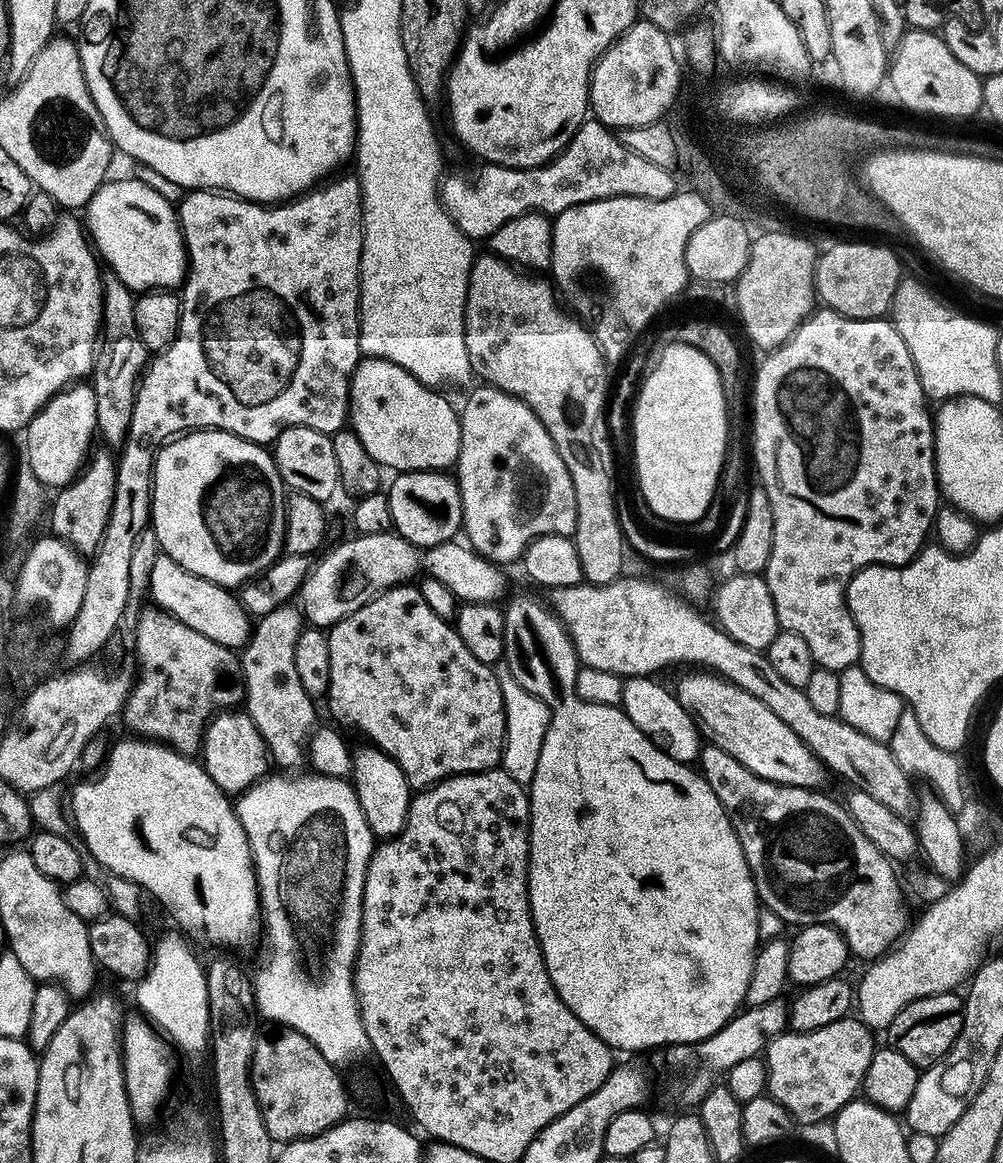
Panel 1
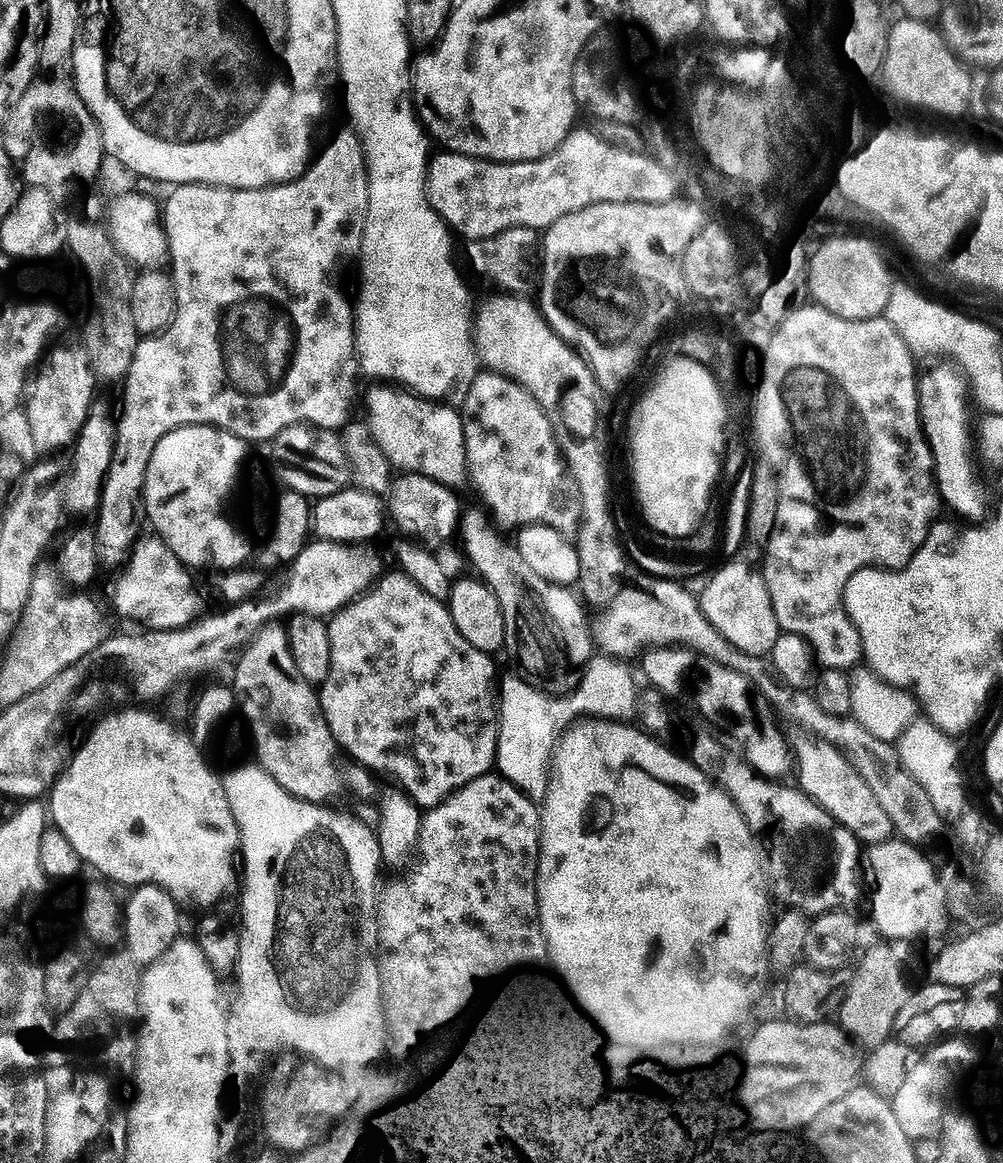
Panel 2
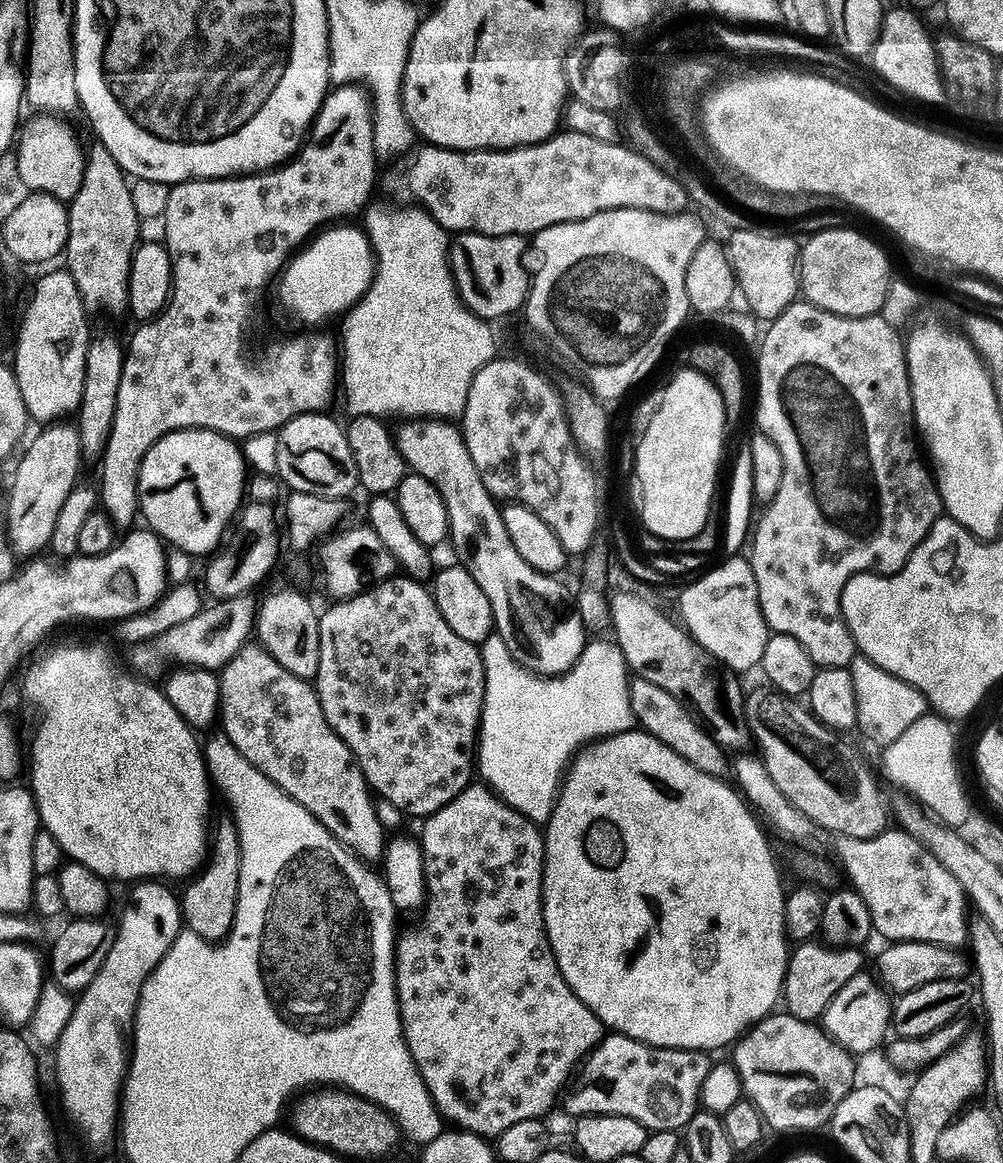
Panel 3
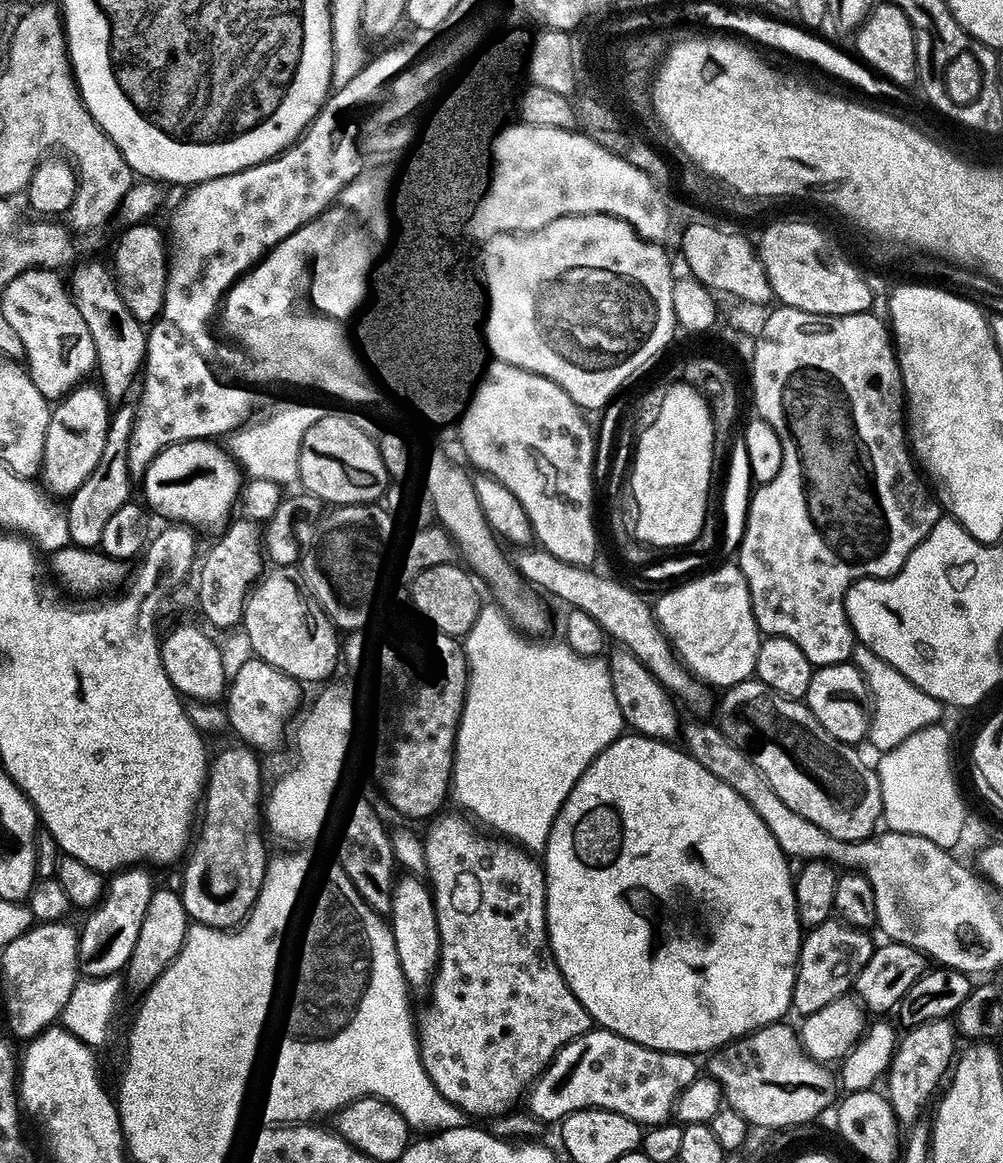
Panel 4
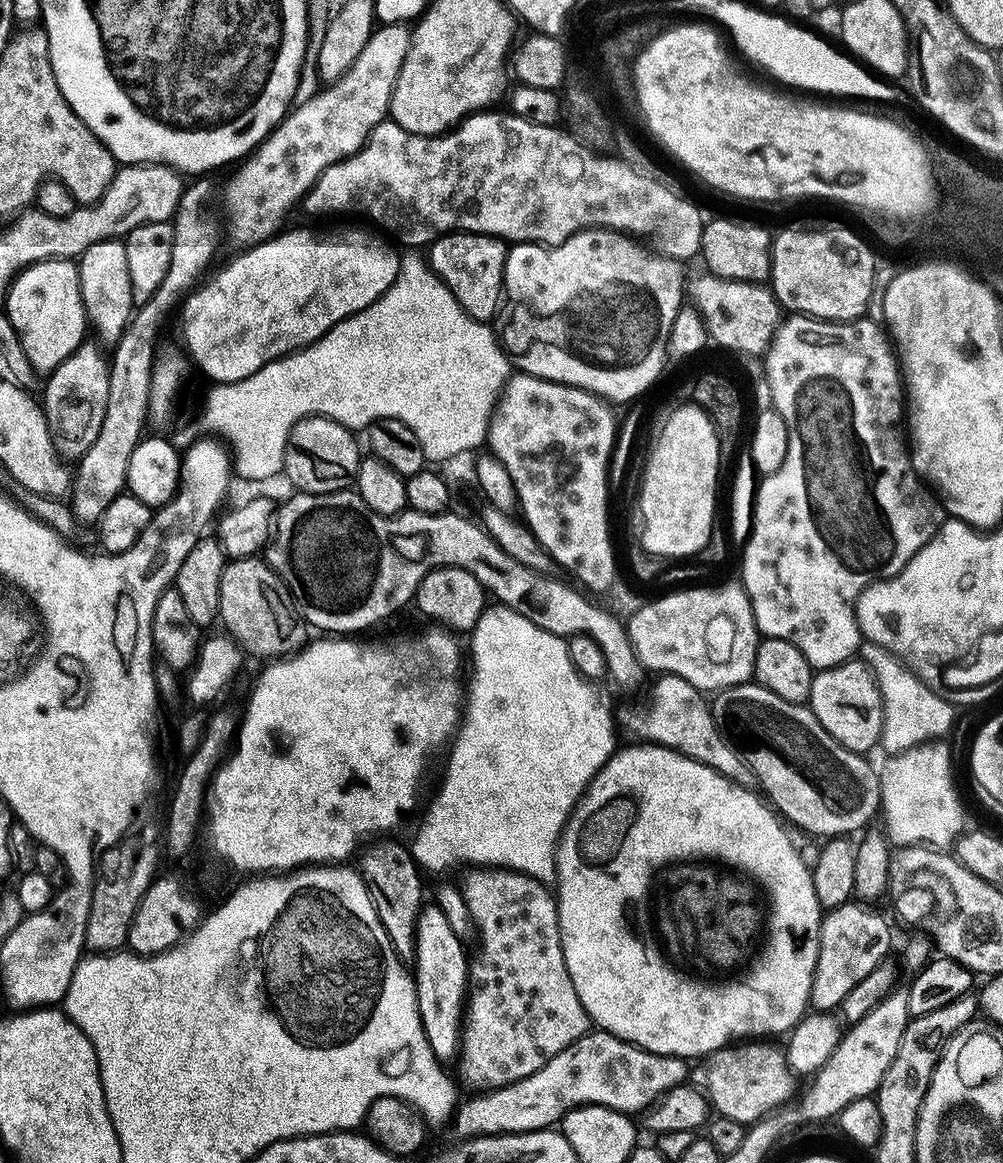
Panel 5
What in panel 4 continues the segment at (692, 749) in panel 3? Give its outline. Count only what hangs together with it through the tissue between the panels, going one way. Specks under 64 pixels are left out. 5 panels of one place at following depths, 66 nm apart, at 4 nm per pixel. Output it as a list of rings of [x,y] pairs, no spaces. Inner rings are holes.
[[[627,650],[613,651],[611,653],[610,667],[612,669],[612,681],[614,692],[618,694],[618,704],[624,714],[627,727],[633,733],[641,736],[649,736],[652,740],[665,742],[675,741],[675,736],[680,732],[680,712],[677,701],[671,692],[668,692],[650,674],[643,662],[633,652]]]

